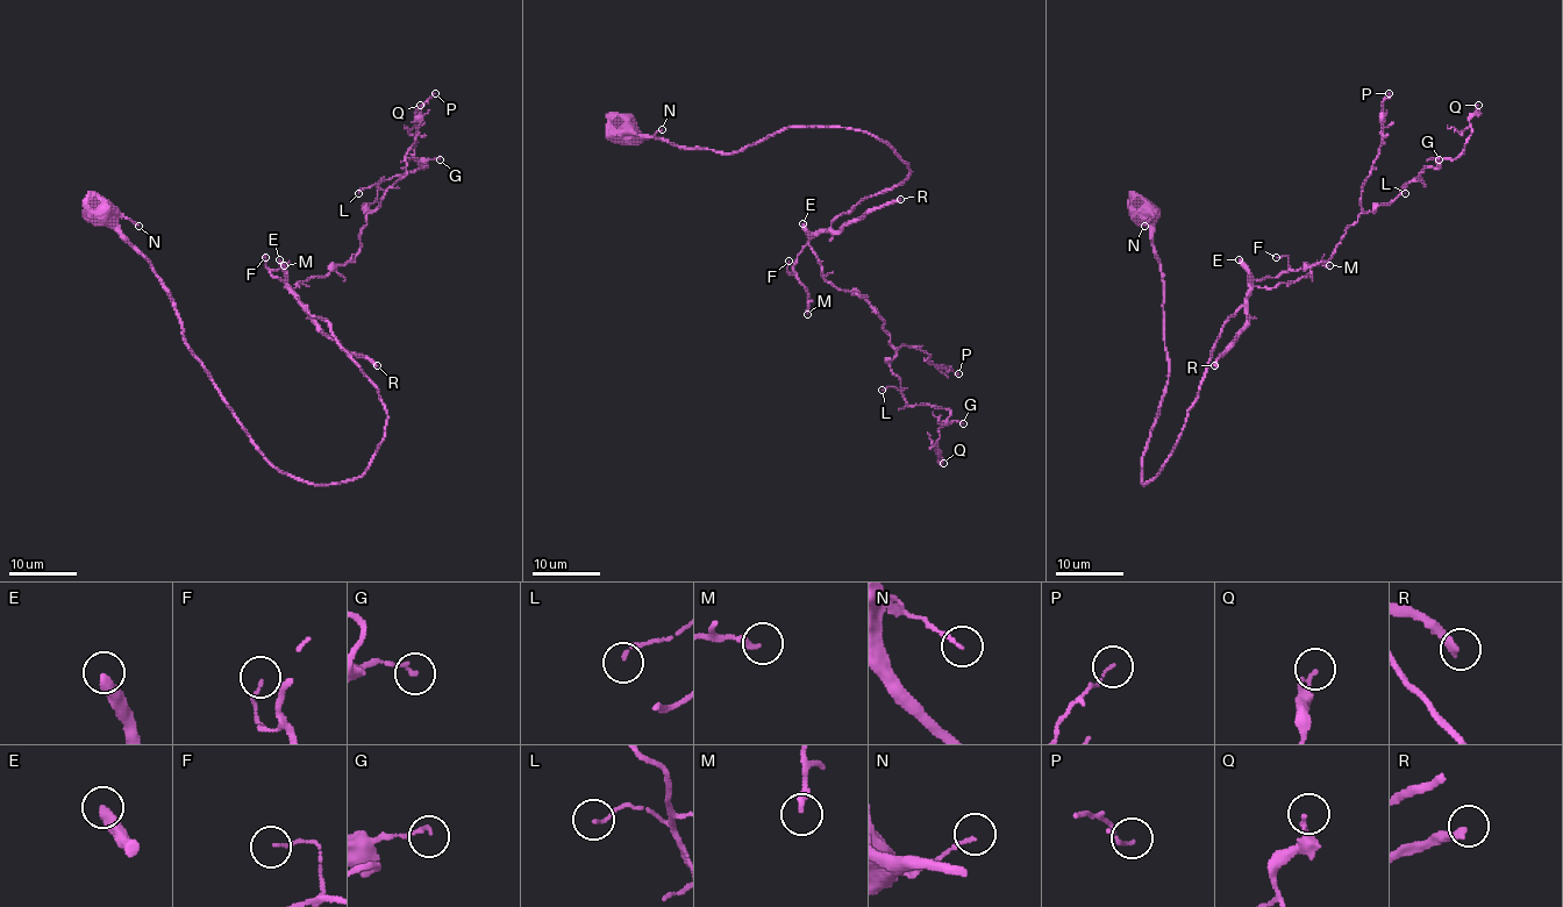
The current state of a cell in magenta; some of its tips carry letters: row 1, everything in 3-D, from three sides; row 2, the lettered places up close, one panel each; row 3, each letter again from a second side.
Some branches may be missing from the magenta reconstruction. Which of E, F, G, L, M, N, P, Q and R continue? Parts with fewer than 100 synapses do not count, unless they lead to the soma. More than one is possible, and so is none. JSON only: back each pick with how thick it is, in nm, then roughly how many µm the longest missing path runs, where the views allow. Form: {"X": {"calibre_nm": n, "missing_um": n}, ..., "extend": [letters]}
{"E": {"calibre_nm": 420, "missing_um": 100}, "R": {"calibre_nm": 280, "missing_um": 140}, "extend": ["E", "R"]}

